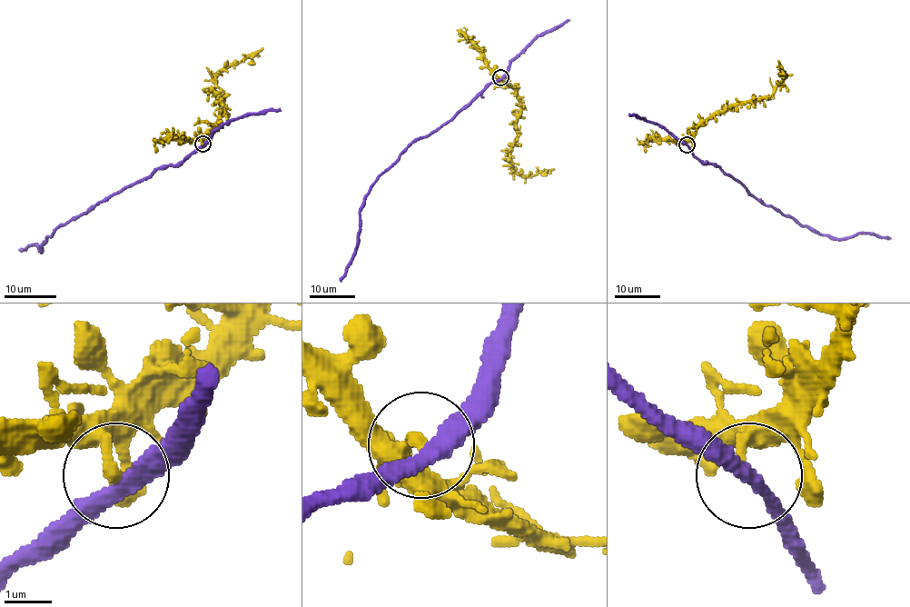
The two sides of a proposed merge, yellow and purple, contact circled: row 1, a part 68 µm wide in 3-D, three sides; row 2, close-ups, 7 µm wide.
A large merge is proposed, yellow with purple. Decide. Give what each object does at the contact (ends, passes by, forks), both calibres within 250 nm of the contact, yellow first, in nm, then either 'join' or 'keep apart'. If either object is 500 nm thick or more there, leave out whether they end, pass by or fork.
yellow ends | purple passes by | 240/360 nm | keep apart

